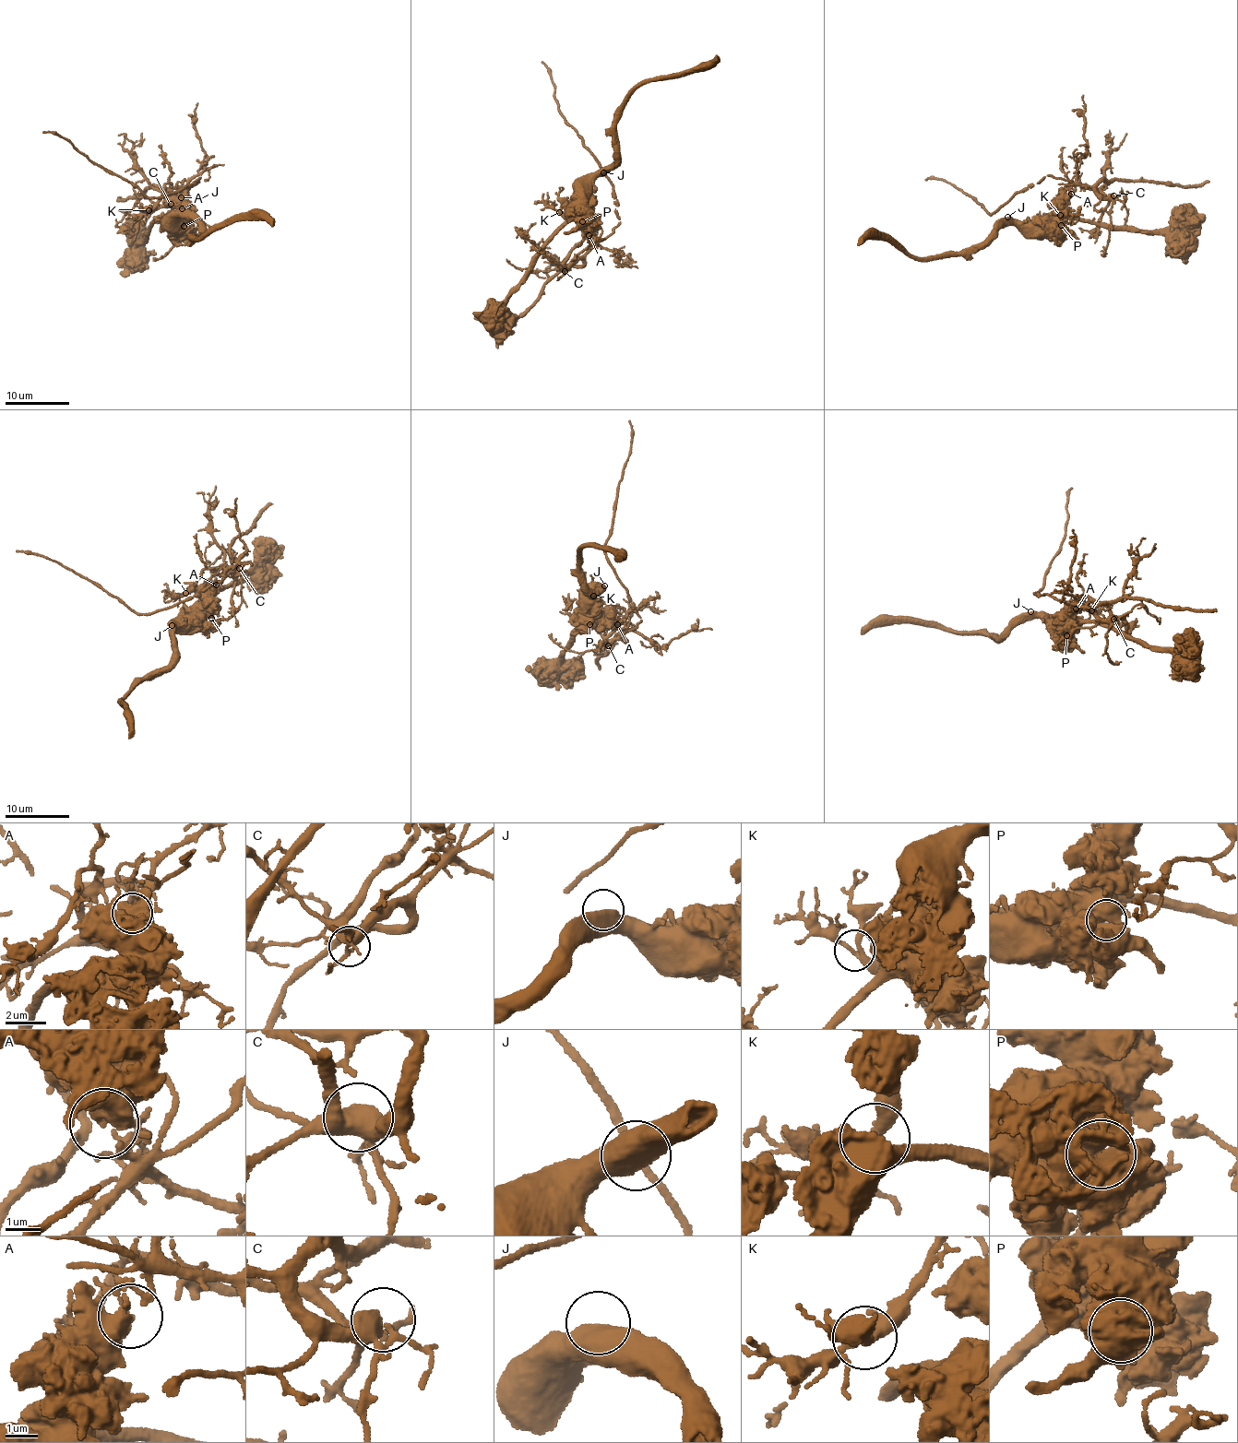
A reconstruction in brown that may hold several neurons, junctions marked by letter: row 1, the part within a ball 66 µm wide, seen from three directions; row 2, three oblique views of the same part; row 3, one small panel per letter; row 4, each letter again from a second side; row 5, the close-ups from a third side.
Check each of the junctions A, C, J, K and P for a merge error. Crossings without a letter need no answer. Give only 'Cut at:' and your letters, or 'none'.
Cut at: A

